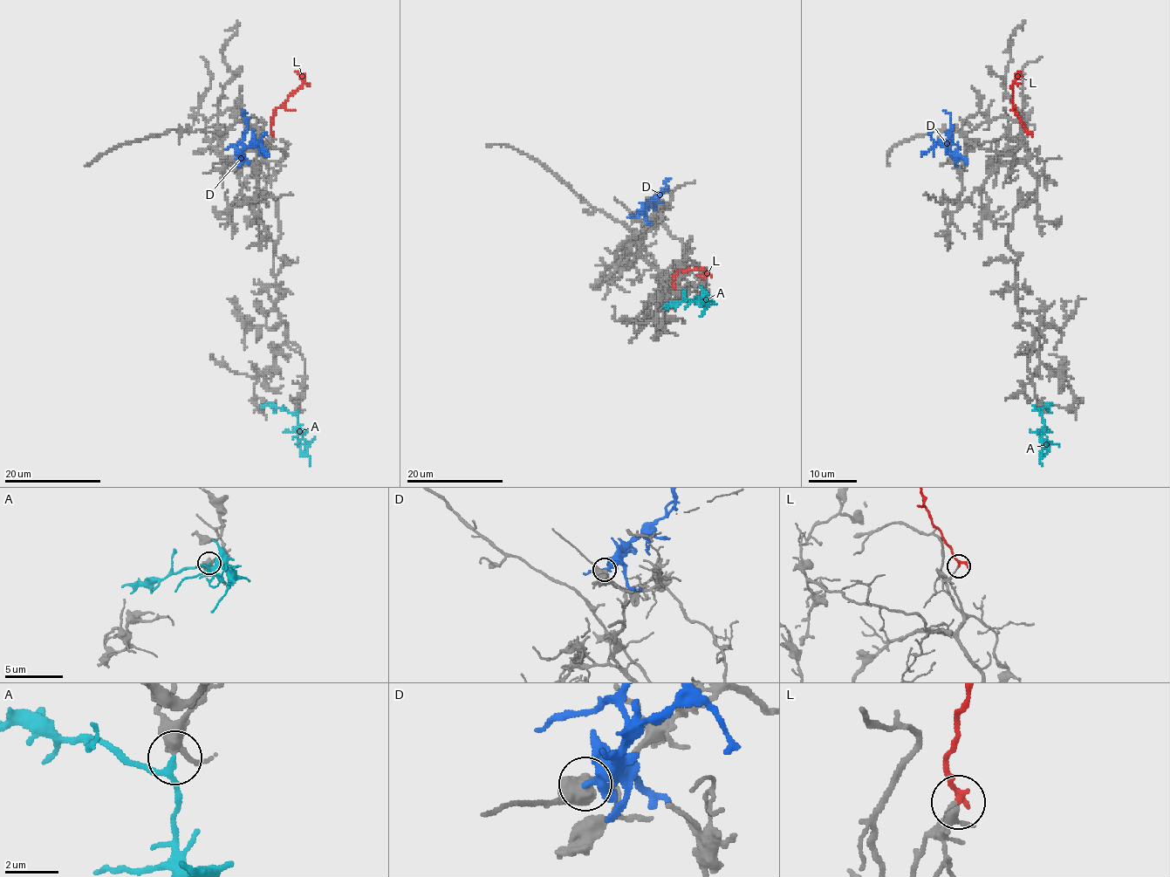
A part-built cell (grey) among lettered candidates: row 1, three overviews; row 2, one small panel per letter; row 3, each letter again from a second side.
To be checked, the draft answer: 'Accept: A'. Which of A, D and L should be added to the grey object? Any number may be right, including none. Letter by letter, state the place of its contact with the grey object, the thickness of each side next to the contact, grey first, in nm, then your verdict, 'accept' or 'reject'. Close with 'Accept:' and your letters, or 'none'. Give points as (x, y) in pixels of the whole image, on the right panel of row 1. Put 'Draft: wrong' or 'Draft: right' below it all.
A: (1039, 411) | 340/180 nm | accept
D: (958, 158) | 480/260 nm | reject
L: (1028, 134) | 120/280 nm | reject
Accept: A
Draft: right

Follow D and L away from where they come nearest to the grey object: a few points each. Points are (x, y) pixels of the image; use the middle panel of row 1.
D: (636, 215), (643, 208), (649, 208), (646, 201)
L: (674, 285), (672, 283), (678, 270), (703, 270), (703, 273), (697, 276)

